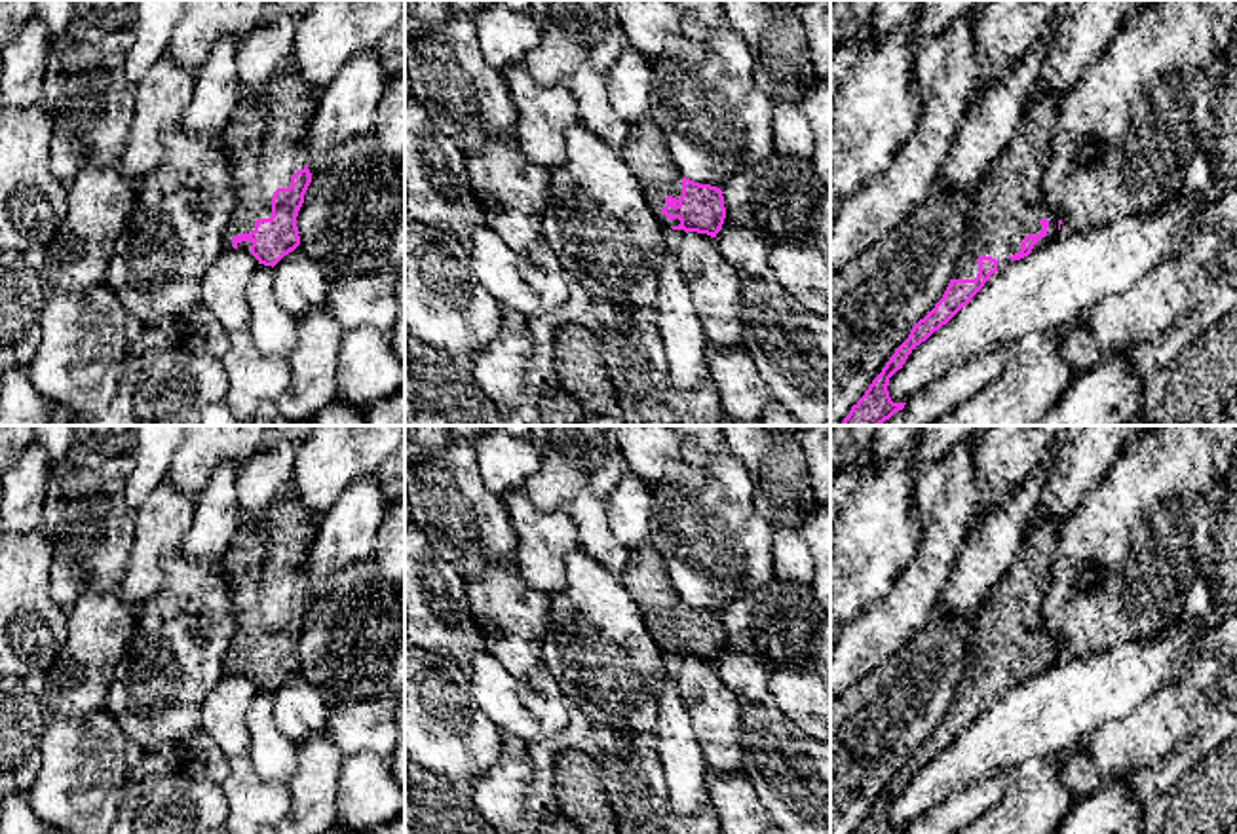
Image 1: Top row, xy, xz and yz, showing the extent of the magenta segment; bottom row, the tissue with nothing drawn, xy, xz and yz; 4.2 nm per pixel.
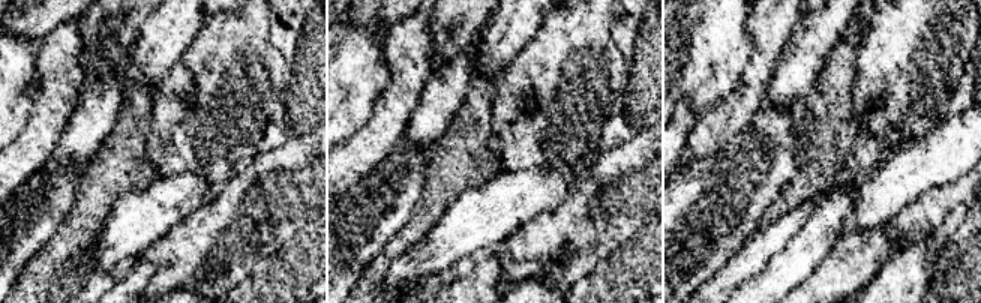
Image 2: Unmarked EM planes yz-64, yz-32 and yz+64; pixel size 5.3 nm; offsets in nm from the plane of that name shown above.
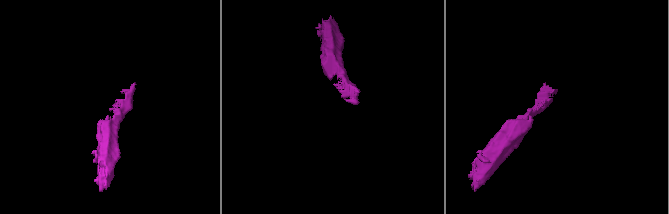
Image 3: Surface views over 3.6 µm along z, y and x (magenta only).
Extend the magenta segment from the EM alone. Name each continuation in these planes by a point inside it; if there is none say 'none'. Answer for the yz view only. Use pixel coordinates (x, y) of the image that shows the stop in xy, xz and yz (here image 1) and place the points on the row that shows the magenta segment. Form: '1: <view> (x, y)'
1: yz (1008, 206)

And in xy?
1: xy (265, 139)

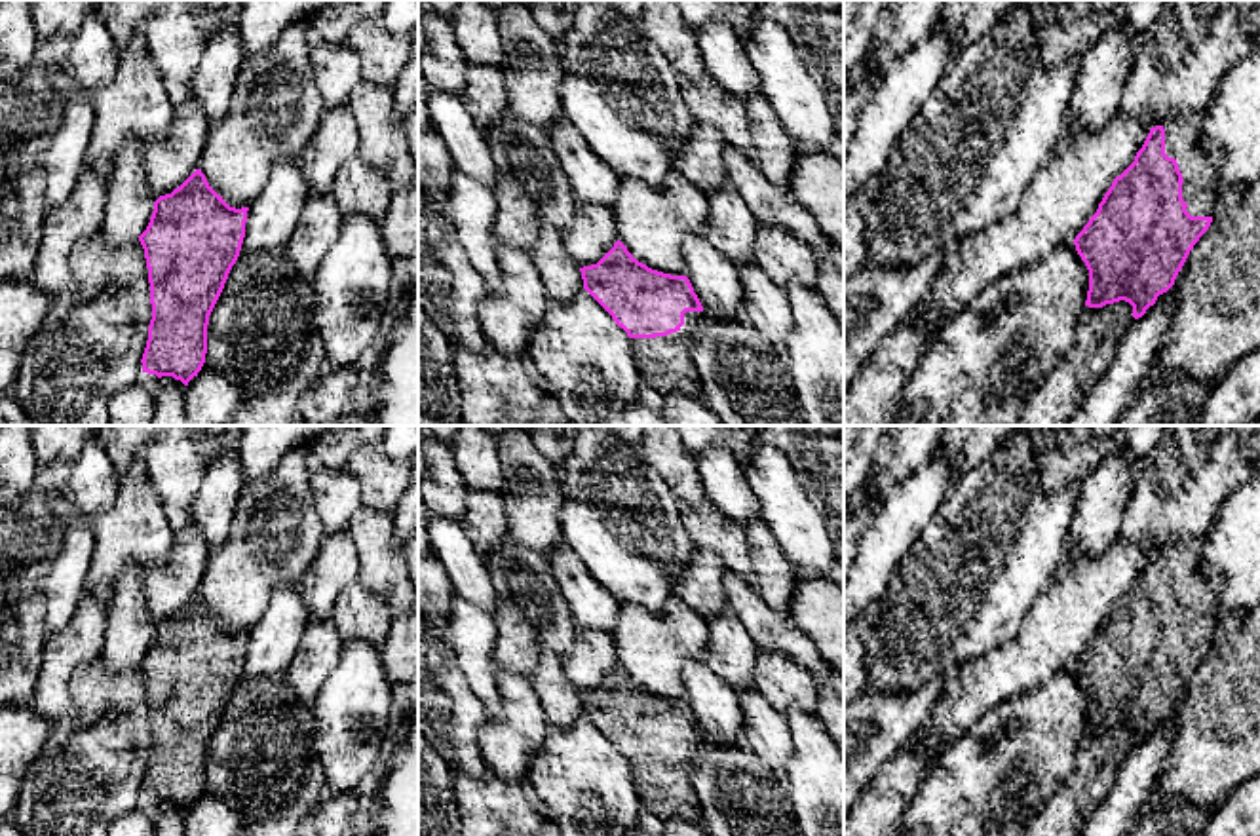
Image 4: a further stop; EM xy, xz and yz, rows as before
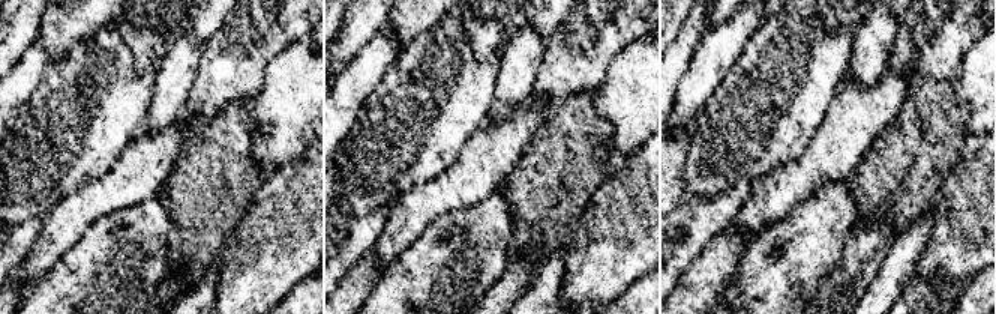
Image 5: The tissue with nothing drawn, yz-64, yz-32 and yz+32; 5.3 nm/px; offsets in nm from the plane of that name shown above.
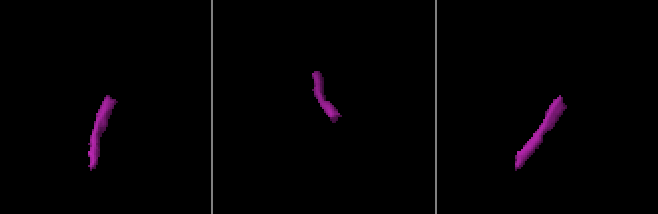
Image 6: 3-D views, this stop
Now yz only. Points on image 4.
1: yz (1200, 170)

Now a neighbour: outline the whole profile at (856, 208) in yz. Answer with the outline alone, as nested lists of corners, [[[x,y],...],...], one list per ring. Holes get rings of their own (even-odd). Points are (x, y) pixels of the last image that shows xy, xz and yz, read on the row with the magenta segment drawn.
[[[874,184],[844,198],[844,281],[867,266],[867,217],[872,203]]]

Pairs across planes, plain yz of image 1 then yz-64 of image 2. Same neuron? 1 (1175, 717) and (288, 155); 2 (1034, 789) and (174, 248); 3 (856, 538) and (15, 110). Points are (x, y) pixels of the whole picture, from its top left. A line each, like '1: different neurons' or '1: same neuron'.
1: same neuron
2: different neurons
3: same neuron

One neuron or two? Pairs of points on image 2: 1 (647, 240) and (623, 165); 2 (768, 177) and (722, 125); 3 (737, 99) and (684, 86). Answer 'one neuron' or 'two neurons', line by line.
1: two neurons
2: two neurons
3: two neurons

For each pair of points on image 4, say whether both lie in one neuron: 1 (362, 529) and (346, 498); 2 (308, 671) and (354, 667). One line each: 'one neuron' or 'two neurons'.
1: two neurons
2: two neurons

